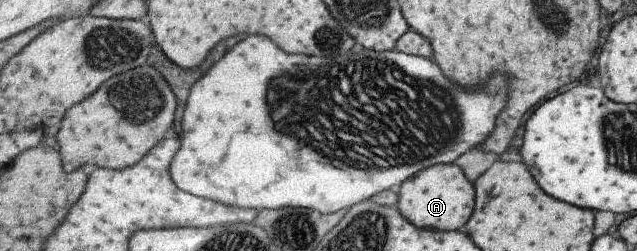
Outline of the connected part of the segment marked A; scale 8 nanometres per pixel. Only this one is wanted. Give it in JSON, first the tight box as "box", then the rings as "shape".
{"box":[398,164,476,232],"shape":[[[438,164],[428,170],[422,170],[408,182],[404,182],[404,186],[400,190],[400,198],[398,198],[398,206],[404,214],[404,218],[408,218],[410,222],[420,228],[426,230],[432,228],[432,230],[440,230],[440,232],[442,232],[442,228],[444,230],[462,228],[470,220],[470,216],[474,212],[474,204],[476,204],[474,183],[466,178],[462,168],[456,164]]]}

